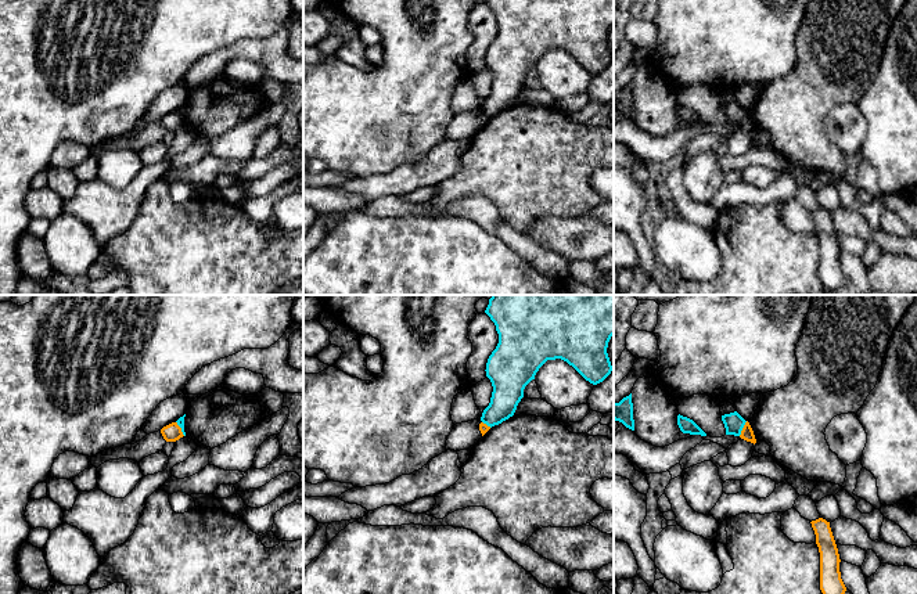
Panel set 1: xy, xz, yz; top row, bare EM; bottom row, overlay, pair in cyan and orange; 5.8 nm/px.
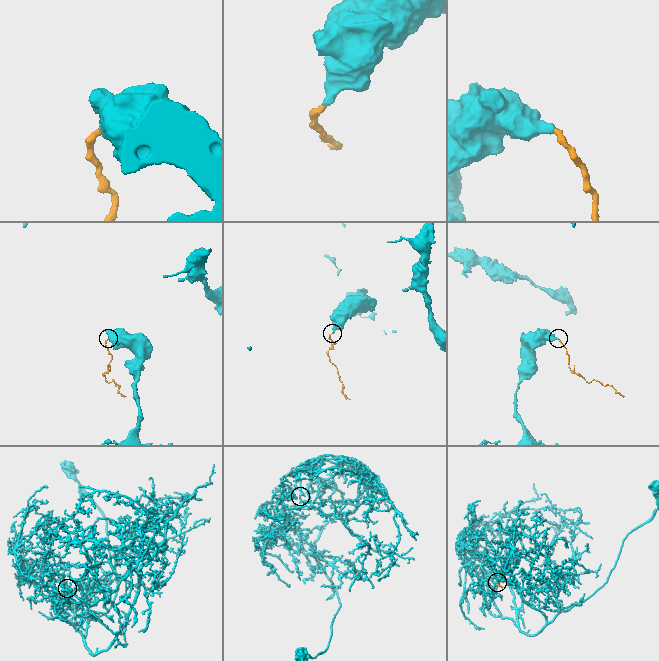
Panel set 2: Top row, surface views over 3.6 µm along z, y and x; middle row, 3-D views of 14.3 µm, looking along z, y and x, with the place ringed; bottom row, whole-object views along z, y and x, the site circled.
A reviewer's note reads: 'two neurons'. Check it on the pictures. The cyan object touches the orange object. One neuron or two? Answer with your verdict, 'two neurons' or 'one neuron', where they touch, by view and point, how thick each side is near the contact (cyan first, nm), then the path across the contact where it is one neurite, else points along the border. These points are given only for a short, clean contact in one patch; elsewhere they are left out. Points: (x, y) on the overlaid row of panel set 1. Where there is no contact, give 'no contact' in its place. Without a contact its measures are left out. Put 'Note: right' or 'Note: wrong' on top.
Note: right
two neurons; contact yz (743, 427); calibres 110 and 80 nm; border yz (747, 421), (739, 435)

